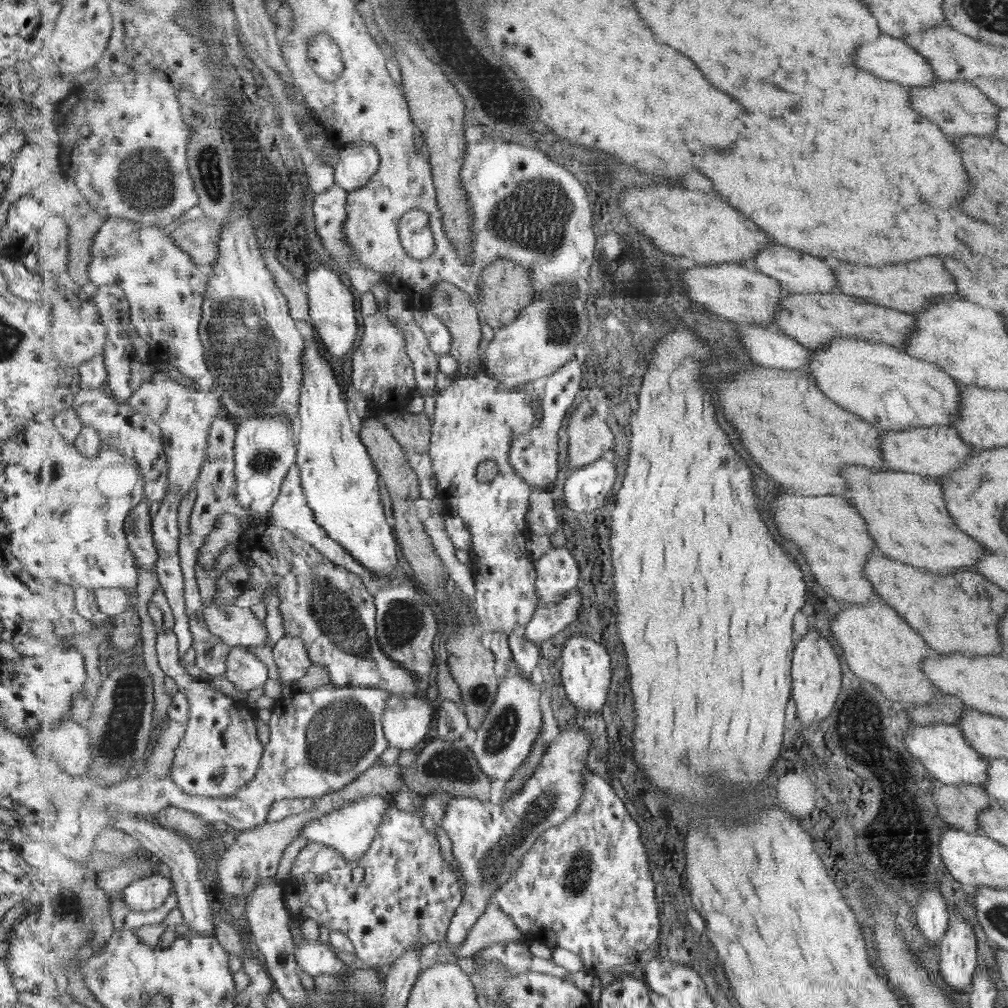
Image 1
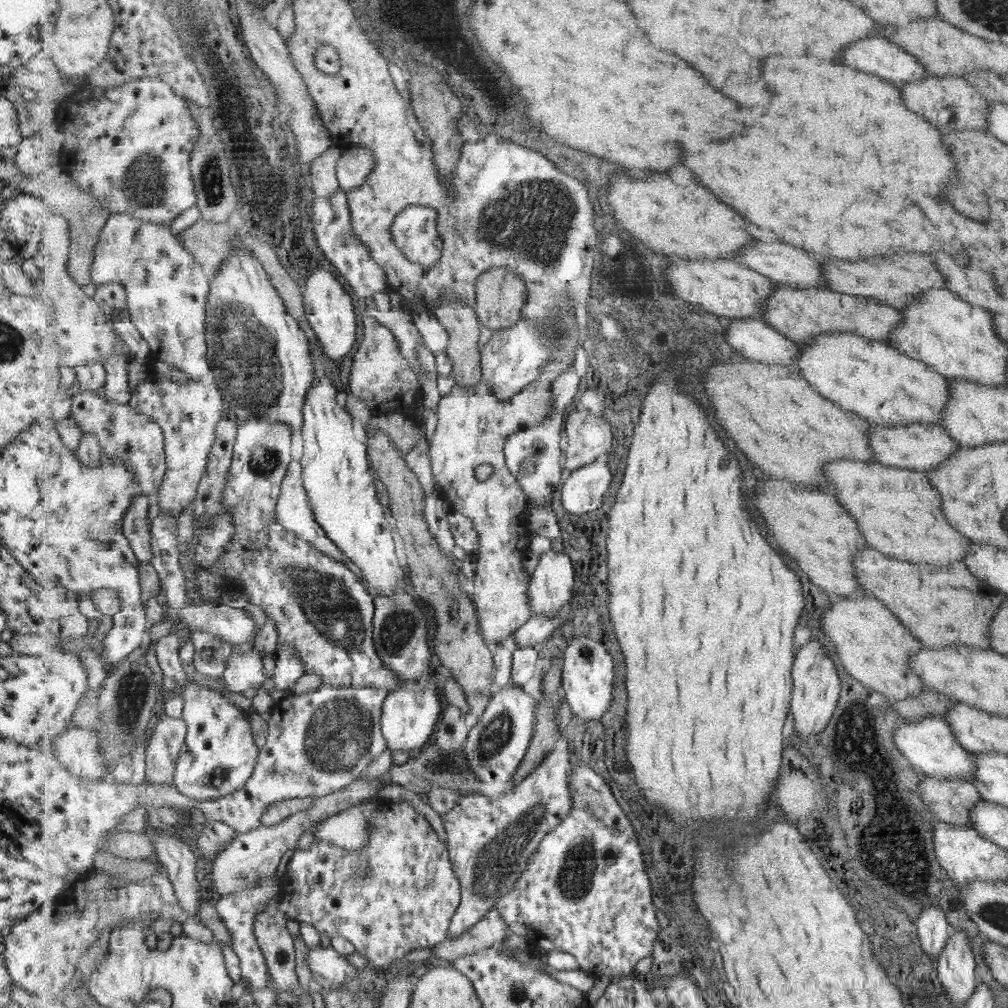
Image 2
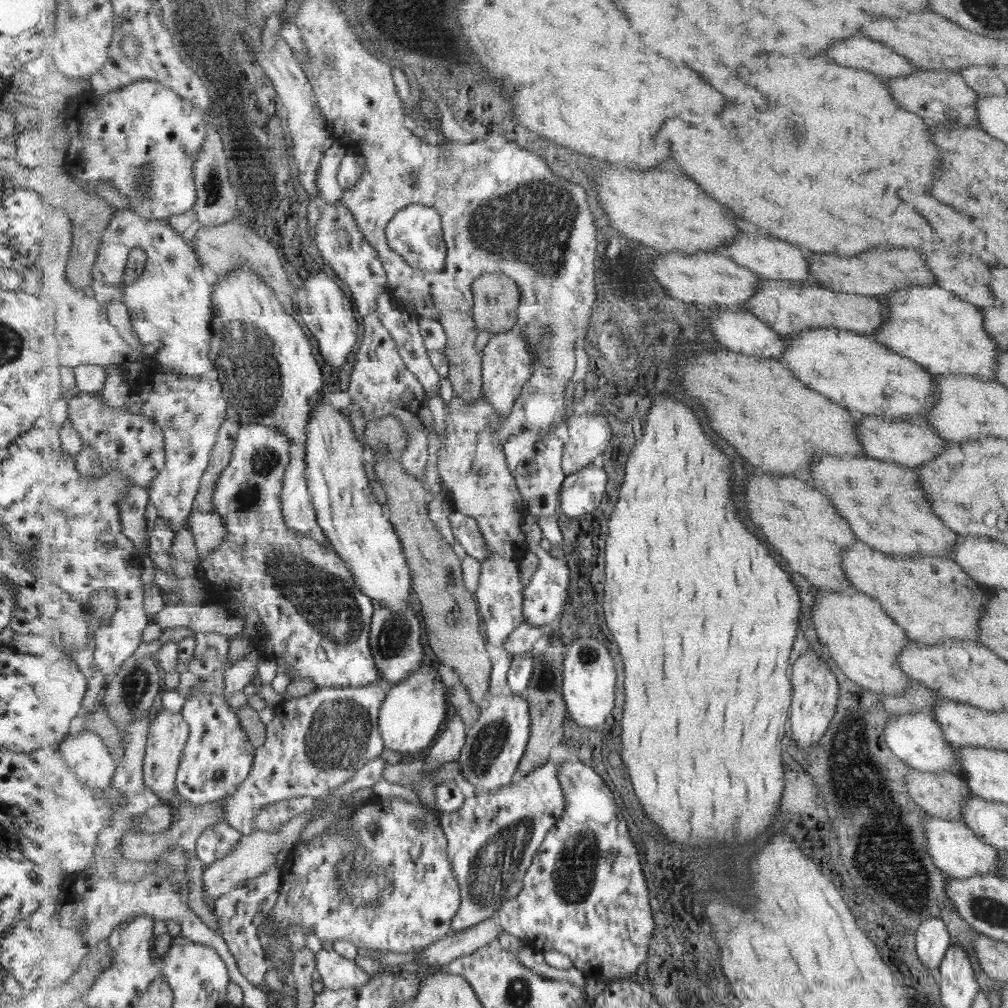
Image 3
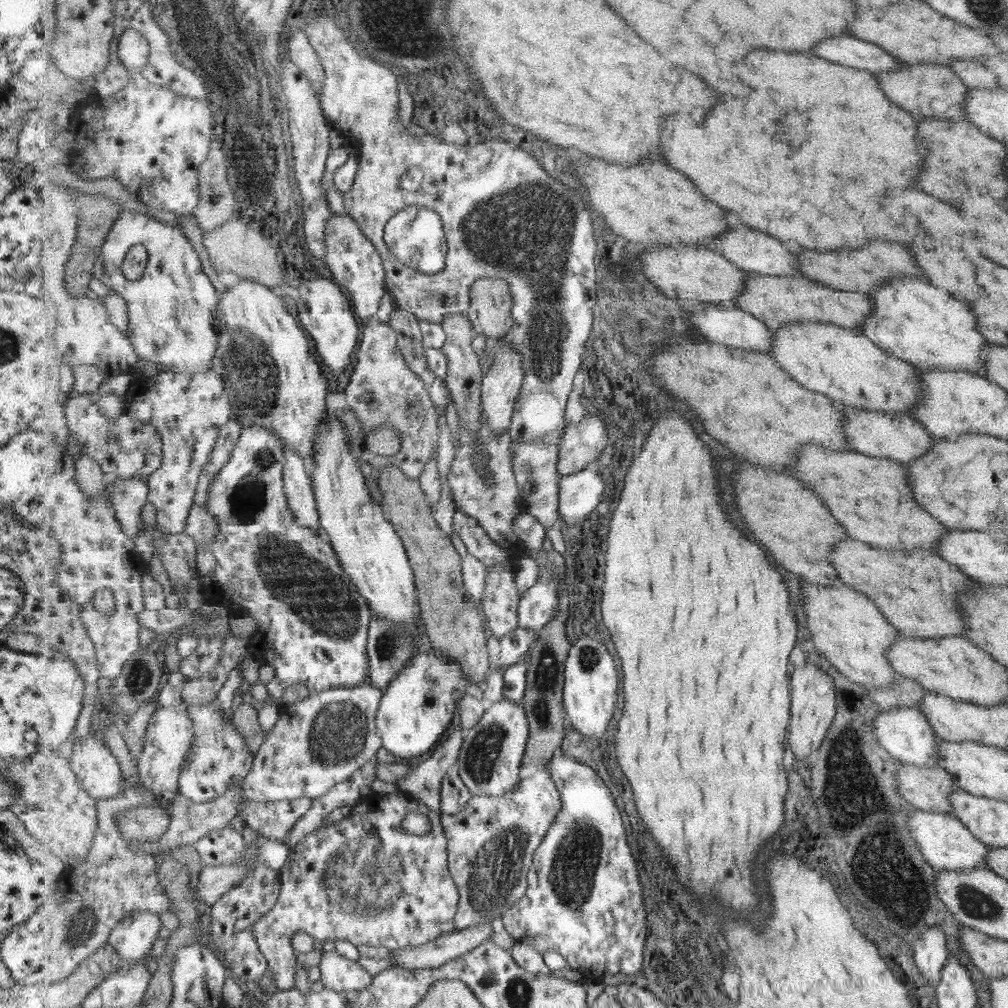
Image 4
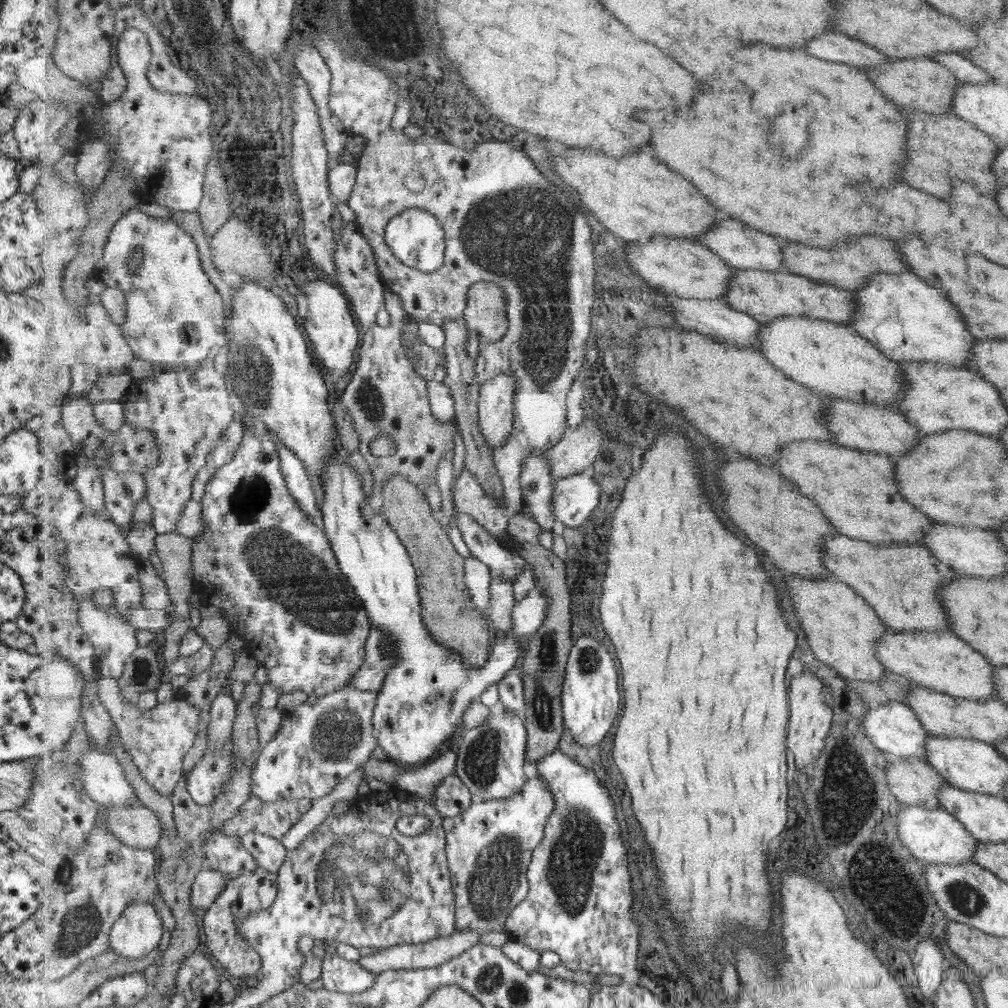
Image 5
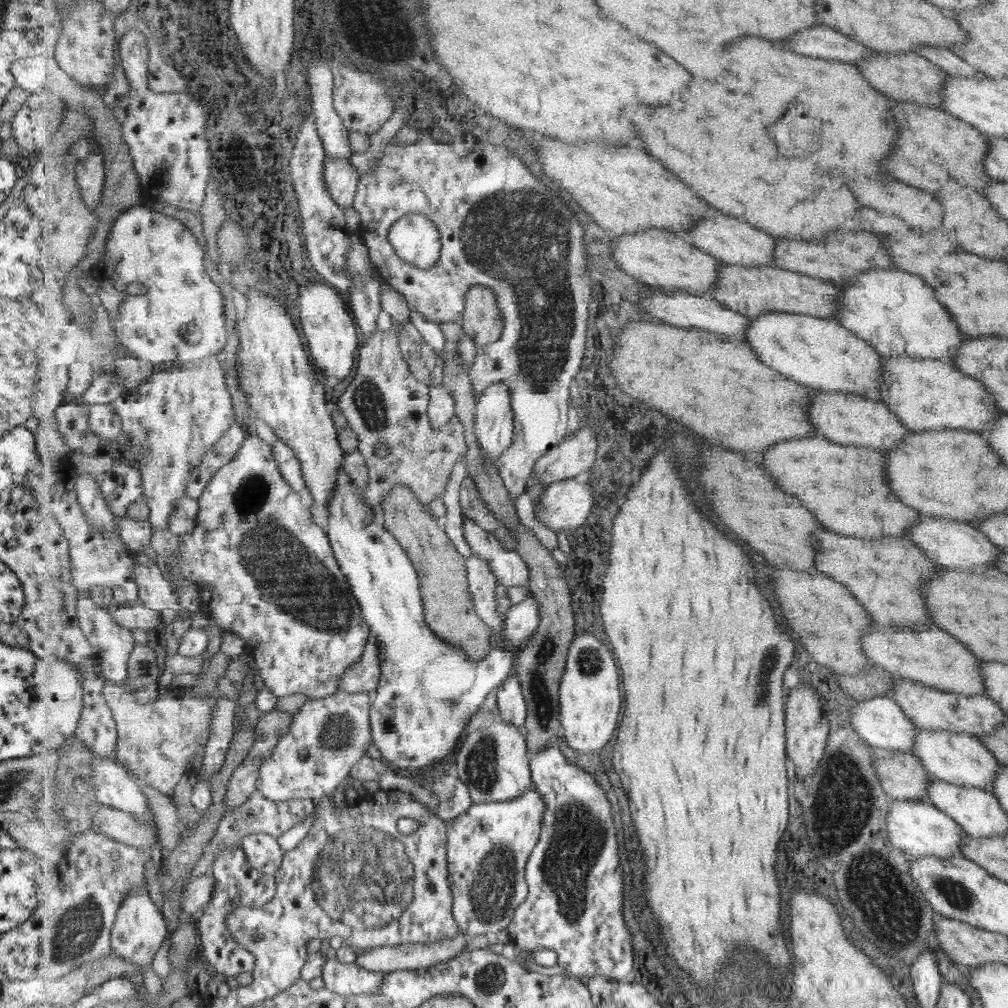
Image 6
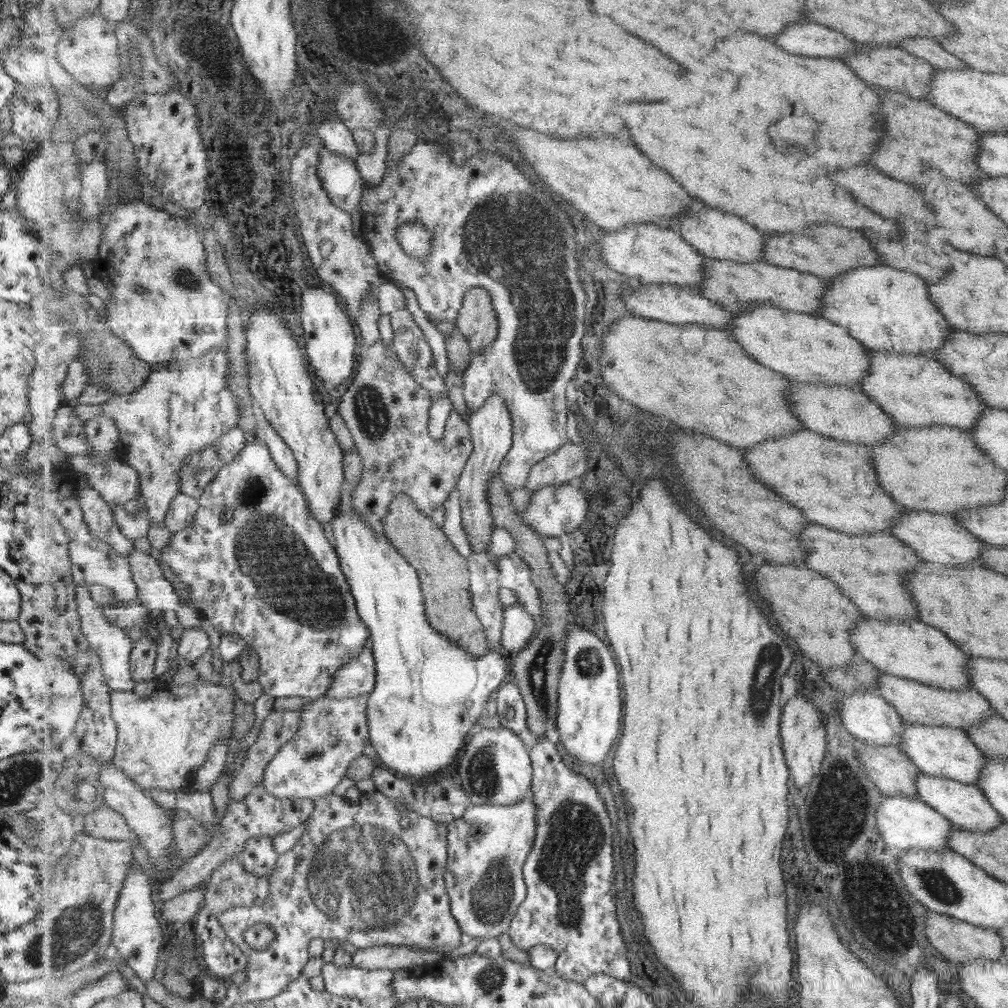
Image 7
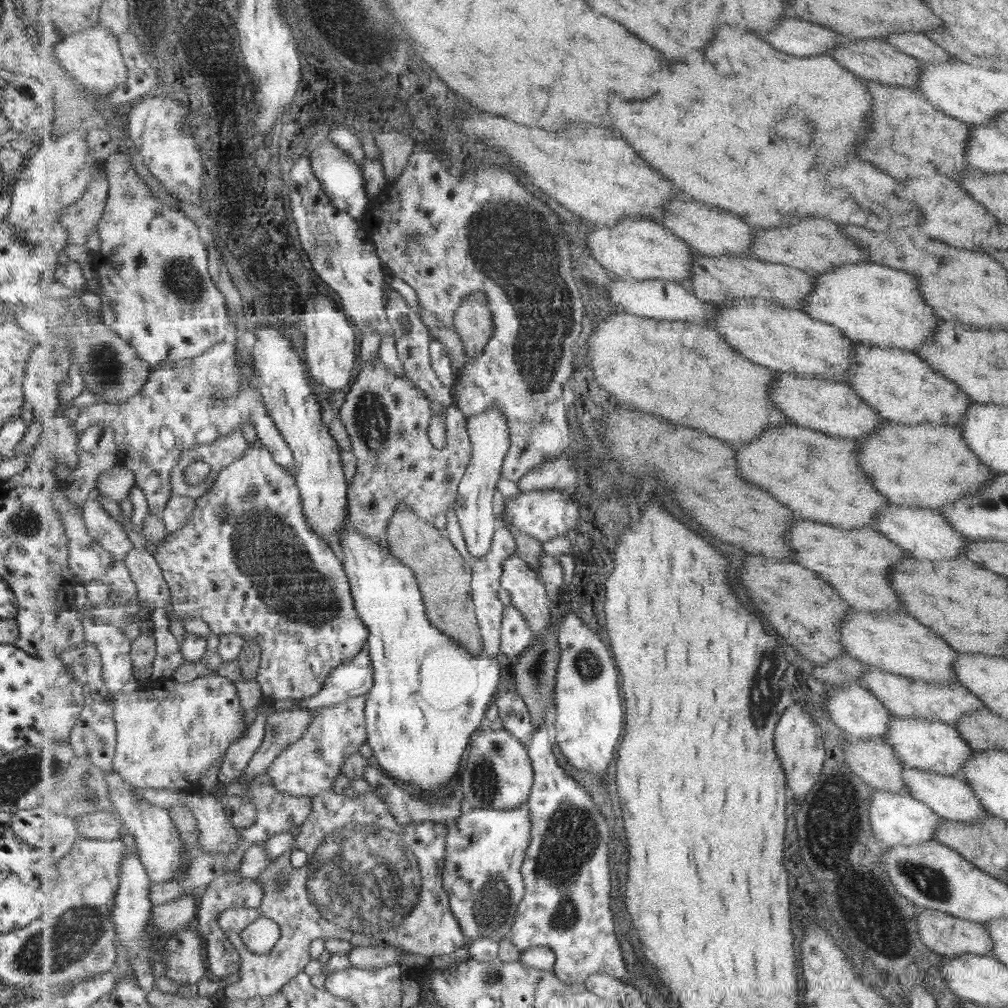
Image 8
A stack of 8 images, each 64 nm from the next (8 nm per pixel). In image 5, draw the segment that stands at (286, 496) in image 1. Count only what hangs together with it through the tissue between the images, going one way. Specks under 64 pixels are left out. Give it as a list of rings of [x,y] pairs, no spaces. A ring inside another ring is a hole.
[[[279,442],[278,450],[282,463],[281,471],[287,481],[287,487],[300,503],[303,511],[307,513],[307,517],[313,521],[312,516],[315,516],[315,511],[317,511],[317,496],[315,496],[311,478],[307,476],[308,472],[304,463],[282,442]]]

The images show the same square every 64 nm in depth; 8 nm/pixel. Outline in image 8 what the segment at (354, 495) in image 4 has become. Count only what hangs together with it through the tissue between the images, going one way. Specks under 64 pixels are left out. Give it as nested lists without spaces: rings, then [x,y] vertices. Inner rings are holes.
[[[347,514],[347,526],[341,530],[345,551],[344,567],[352,584],[352,595],[361,620],[369,628],[368,644],[374,668],[374,685],[368,692],[365,714],[367,745],[378,764],[393,778],[415,786],[425,794],[439,794],[460,775],[474,734],[486,725],[489,704],[499,694],[501,666],[496,658],[471,654],[463,645],[435,627],[428,619],[426,603],[412,567],[385,550],[367,534],[361,534]]]

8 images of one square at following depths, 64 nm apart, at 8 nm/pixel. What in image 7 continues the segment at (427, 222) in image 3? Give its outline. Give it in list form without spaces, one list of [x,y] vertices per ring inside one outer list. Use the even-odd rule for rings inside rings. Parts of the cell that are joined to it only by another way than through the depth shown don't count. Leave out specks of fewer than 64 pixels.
[[[405,222],[397,232],[397,242],[413,258],[427,259],[433,250],[433,234],[423,222]]]

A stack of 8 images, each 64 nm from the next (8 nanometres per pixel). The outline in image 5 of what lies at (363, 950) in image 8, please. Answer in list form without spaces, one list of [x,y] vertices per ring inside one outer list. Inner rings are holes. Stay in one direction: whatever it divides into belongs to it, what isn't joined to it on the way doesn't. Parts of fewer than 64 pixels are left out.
[[[457,931],[452,936],[442,937],[435,941],[430,941],[417,946],[393,946],[391,948],[384,948],[370,956],[363,956],[360,958],[360,965],[365,967],[370,972],[379,976],[387,970],[415,970],[415,969],[429,969],[441,966],[447,961],[452,961],[453,958],[458,958],[461,954],[467,952],[471,948],[479,945],[479,936],[482,932],[476,931]]]

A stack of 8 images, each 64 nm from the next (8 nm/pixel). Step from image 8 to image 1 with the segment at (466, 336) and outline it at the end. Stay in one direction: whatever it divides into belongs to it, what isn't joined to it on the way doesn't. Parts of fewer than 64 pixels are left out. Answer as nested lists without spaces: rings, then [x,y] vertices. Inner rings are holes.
[[[499,258],[487,266],[481,276],[481,288],[483,305],[480,310],[493,330],[498,326],[508,326],[515,322],[523,309],[534,302],[536,296],[533,270],[527,270],[525,266],[509,258]]]

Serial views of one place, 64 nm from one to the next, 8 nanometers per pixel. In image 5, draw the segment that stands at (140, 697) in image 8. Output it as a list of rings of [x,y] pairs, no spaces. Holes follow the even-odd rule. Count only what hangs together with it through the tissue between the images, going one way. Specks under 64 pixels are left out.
[[[97,678],[92,687],[97,689],[101,704],[109,710],[123,748],[132,757],[132,762],[140,775],[163,796],[171,798],[175,786],[180,784],[185,774],[185,756],[195,746],[199,718],[204,714],[203,708],[195,706],[187,699],[173,699],[165,703],[159,702],[149,711],[141,711],[137,703],[125,701],[118,679],[103,678],[98,681]]]

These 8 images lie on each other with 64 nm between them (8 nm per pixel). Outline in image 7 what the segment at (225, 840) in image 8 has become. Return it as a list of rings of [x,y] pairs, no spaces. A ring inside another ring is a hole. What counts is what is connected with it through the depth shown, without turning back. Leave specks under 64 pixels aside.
[[[175,790],[177,810],[185,811],[189,817],[203,822],[205,826],[217,826],[221,824],[221,818],[217,818],[217,808],[209,791],[199,790],[191,794],[185,794]]]

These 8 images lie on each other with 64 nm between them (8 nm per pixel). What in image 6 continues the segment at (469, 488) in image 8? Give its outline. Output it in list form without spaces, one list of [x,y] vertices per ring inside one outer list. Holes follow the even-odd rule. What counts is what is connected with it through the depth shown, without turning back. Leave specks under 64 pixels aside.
[[[505,382],[489,386],[478,400],[475,419],[475,433],[478,444],[483,448],[484,458],[489,462],[497,464],[497,460],[513,445],[513,408],[511,404],[511,390]],[[467,462],[458,463],[458,466],[454,468],[453,475],[450,477],[449,486],[443,497],[447,510],[443,520],[443,523],[446,525],[444,531],[453,541],[457,550],[465,555],[465,558],[469,558],[474,553],[473,547],[469,545],[469,541],[465,537],[463,522],[465,522],[466,517],[463,514],[463,508],[461,508],[461,484],[463,484],[463,480],[468,475],[474,481],[476,480],[467,469]]]

